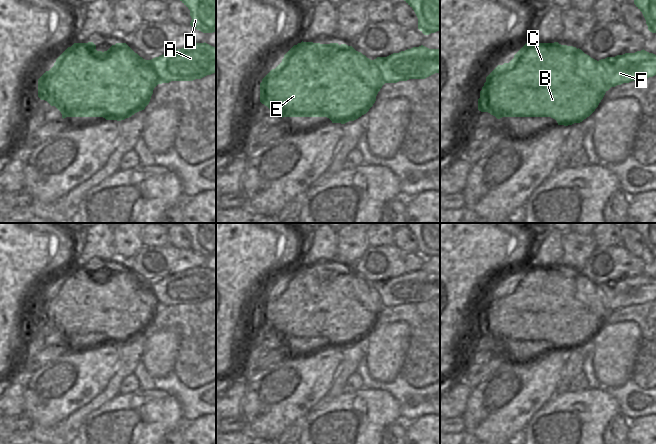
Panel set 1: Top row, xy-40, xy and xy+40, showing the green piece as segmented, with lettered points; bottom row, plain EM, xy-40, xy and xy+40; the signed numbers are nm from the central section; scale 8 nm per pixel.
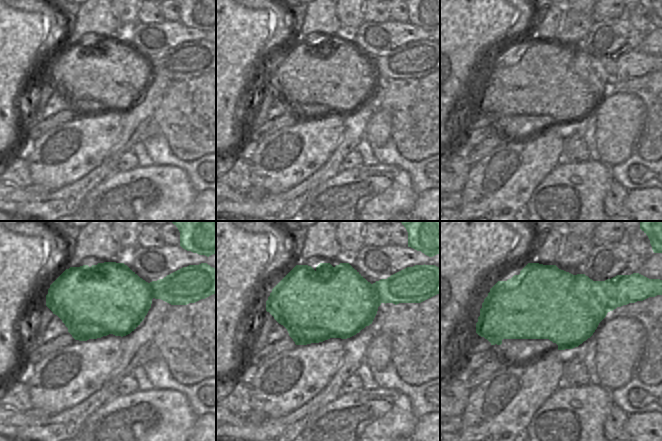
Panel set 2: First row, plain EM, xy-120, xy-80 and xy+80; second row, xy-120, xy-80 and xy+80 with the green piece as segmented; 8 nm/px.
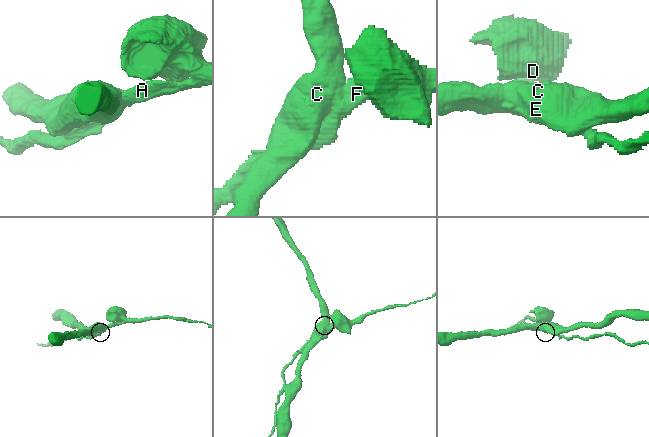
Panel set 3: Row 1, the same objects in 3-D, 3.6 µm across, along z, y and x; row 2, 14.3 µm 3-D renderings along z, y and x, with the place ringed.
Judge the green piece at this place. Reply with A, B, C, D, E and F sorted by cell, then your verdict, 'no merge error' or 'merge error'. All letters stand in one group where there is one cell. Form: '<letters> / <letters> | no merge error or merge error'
A D F / B C E | merge error

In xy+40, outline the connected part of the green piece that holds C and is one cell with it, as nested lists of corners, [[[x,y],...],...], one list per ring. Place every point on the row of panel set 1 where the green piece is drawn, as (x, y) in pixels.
[[[526,43],[509,63],[498,65],[487,77],[478,110],[502,117],[551,117],[558,125],[580,123],[589,117],[603,98],[578,74],[578,52],[573,46]]]

